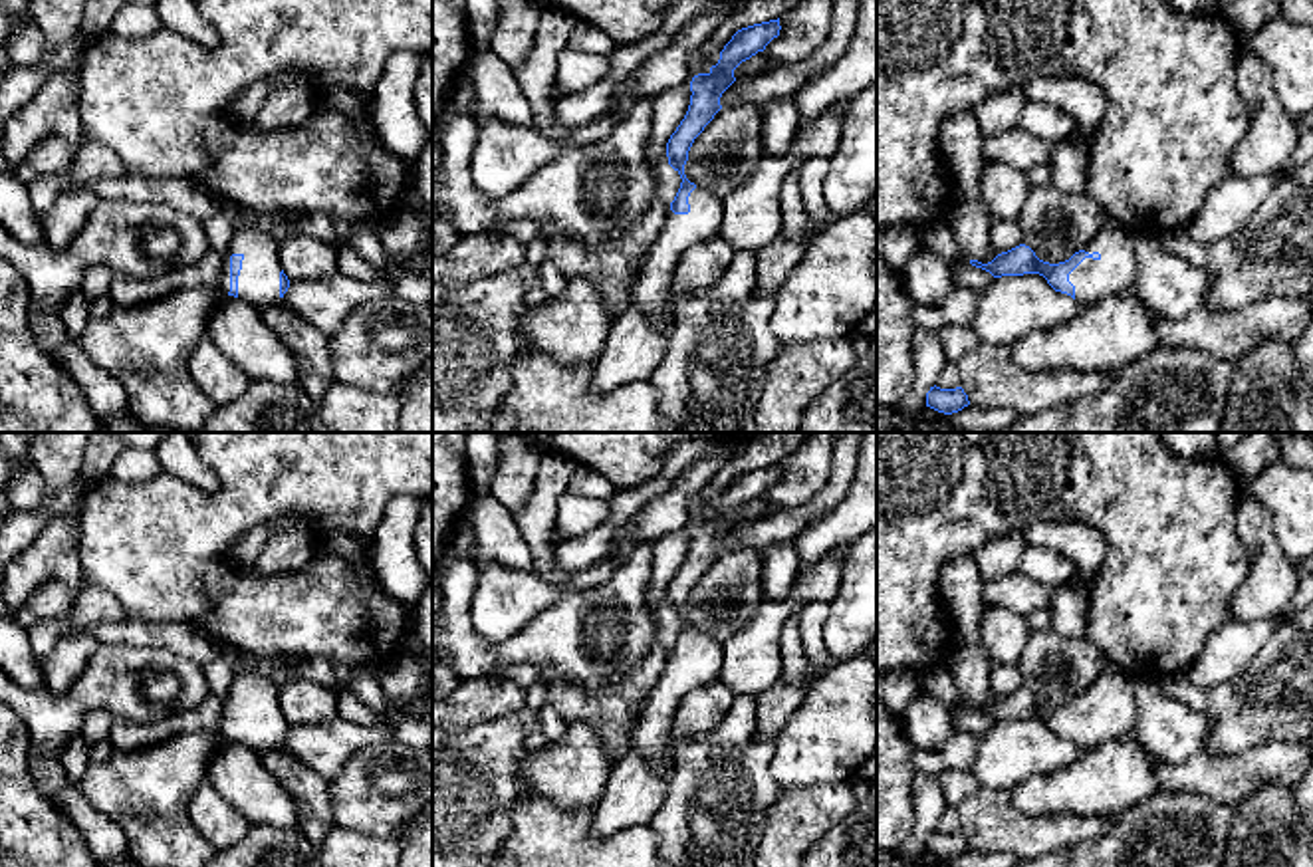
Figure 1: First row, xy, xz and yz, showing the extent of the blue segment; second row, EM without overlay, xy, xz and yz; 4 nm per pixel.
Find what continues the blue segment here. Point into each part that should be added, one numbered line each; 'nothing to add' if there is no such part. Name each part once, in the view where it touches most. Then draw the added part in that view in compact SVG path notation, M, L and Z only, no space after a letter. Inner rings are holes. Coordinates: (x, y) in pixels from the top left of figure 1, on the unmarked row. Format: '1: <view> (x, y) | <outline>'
1: xy (258, 727) | M240 669L222 700L222 718L218 734L222 740L230 736L230 700L242 698L242 714L238 720L238 742L264 754L282 748L280 742L280 704L276 682L260 671Z

